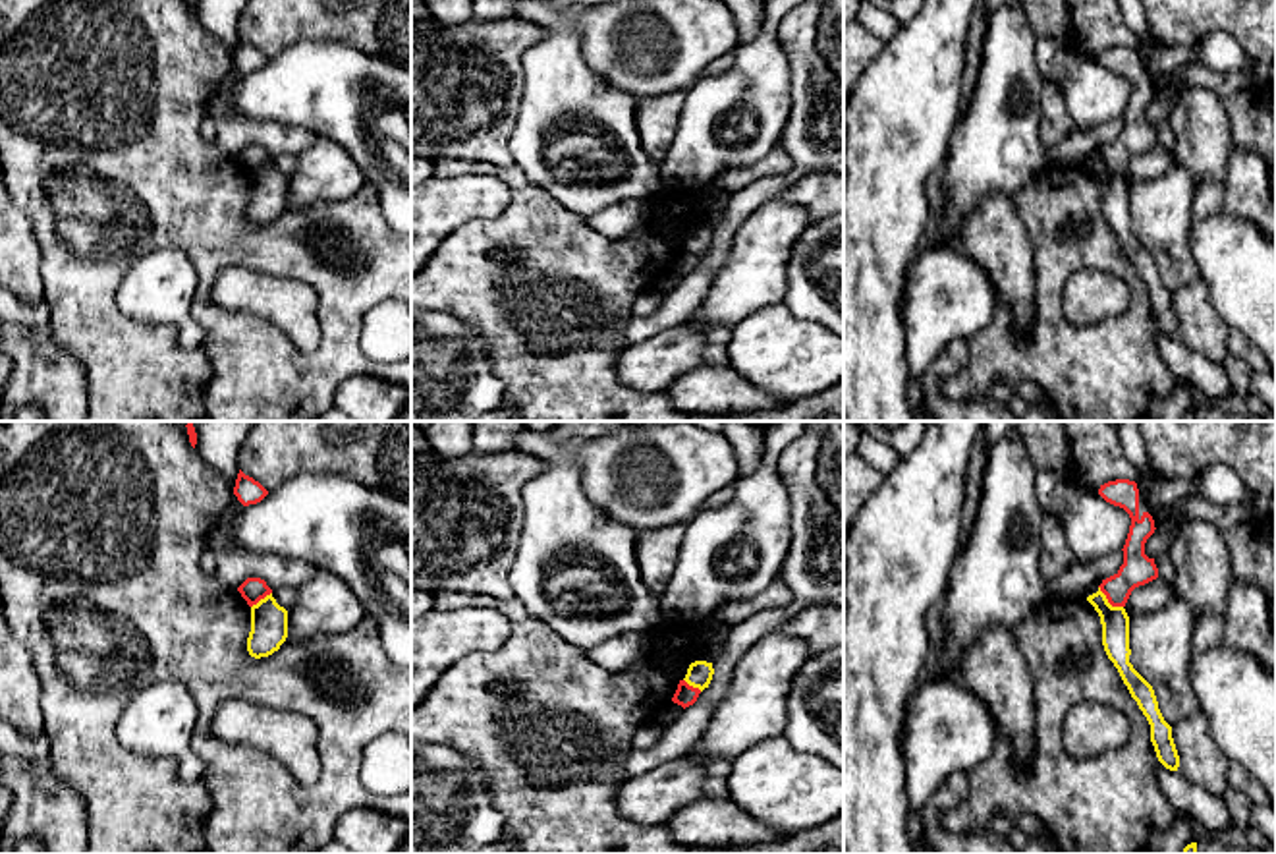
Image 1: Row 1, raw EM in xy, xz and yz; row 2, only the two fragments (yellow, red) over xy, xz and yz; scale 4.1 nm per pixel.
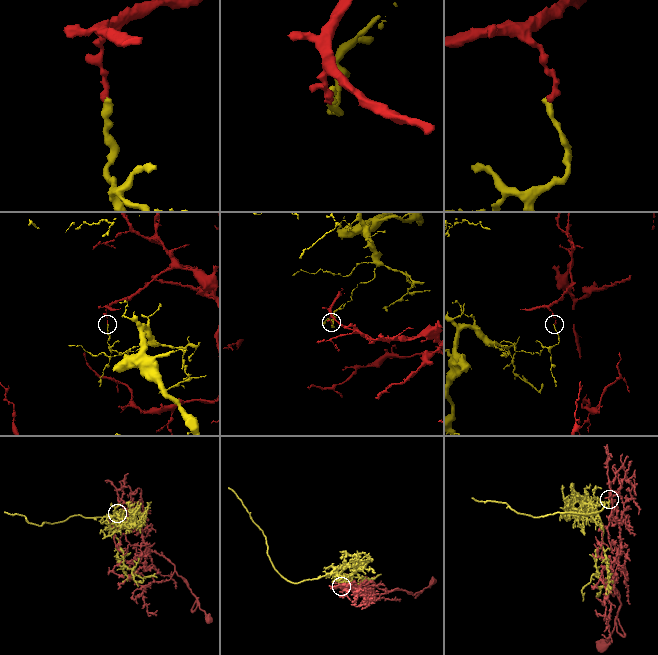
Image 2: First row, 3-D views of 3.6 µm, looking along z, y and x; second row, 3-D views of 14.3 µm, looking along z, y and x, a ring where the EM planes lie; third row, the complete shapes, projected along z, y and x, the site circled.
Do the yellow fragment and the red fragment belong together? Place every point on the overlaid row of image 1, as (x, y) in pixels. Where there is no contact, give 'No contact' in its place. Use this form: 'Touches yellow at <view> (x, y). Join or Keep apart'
Touches yellow at yz (1107, 601). Keep apart

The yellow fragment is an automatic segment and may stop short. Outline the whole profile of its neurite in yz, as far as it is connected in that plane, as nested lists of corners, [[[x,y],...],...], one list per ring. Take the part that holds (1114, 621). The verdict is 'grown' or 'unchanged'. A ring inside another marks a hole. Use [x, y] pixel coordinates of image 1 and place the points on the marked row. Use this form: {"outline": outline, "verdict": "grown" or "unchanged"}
{"outline": [[[1100,587],[1096,593],[1089,595],[1087,601],[1100,616],[1102,645],[1108,659],[1118,669],[1131,697],[1137,701],[1139,709],[1151,725],[1151,742],[1154,746],[1158,761],[1166,769],[1178,771],[1179,755],[1172,738],[1172,726],[1164,721],[1158,709],[1152,686],[1129,663],[1129,616],[1125,609],[1112,607]]], "verdict": "unchanged"}

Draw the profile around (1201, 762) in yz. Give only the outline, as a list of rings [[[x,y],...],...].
[[[1199,709],[1172,726],[1172,738],[1179,755],[1178,771],[1193,784],[1224,796],[1230,790],[1230,759],[1214,744],[1208,719]]]

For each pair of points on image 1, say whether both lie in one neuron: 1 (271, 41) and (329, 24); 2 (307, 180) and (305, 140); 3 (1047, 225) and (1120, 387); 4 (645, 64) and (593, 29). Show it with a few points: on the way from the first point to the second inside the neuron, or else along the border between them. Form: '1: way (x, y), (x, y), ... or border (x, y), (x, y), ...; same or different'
1: way (284, 28), (288, 24), (315, 24); same
2: border (317, 136), (298, 157); different
3: way (1049, 265), (1049, 317), (1080, 348); same
4: way (632, 51), (607, 29); same

